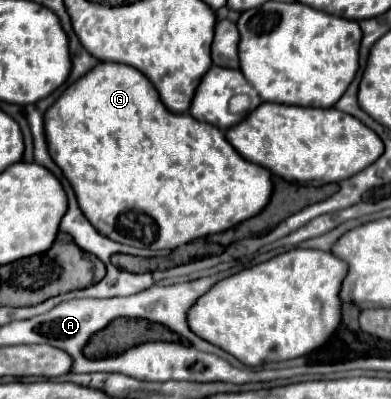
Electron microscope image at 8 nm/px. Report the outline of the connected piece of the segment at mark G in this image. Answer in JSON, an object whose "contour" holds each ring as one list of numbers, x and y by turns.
{"contour":[[100,62,96,68,92,68,84,78,80,78,76,84,72,84,64,96,48,110,46,116,46,138,48,138,48,148,50,148,50,156,54,158,54,162,62,168,64,176,70,180,78,204,82,208,82,212,86,214,86,218,92,222,92,226,112,238,114,242,122,242,128,246,136,246,136,248,150,248,150,250,162,250,162,248,178,248,182,244,188,244,196,238,204,238,208,234,216,234,216,232,224,232,228,228,234,228,236,224,256,216,270,200,272,194,272,174,252,162,246,162,236,150,234,146,230,146,230,142,226,140,224,132,218,130,216,126,210,126,206,122,198,122,192,120,190,114,172,114,160,100,158,92,154,90,152,82,140,72,134,70,132,66,126,64,114,64,114,62]]}

